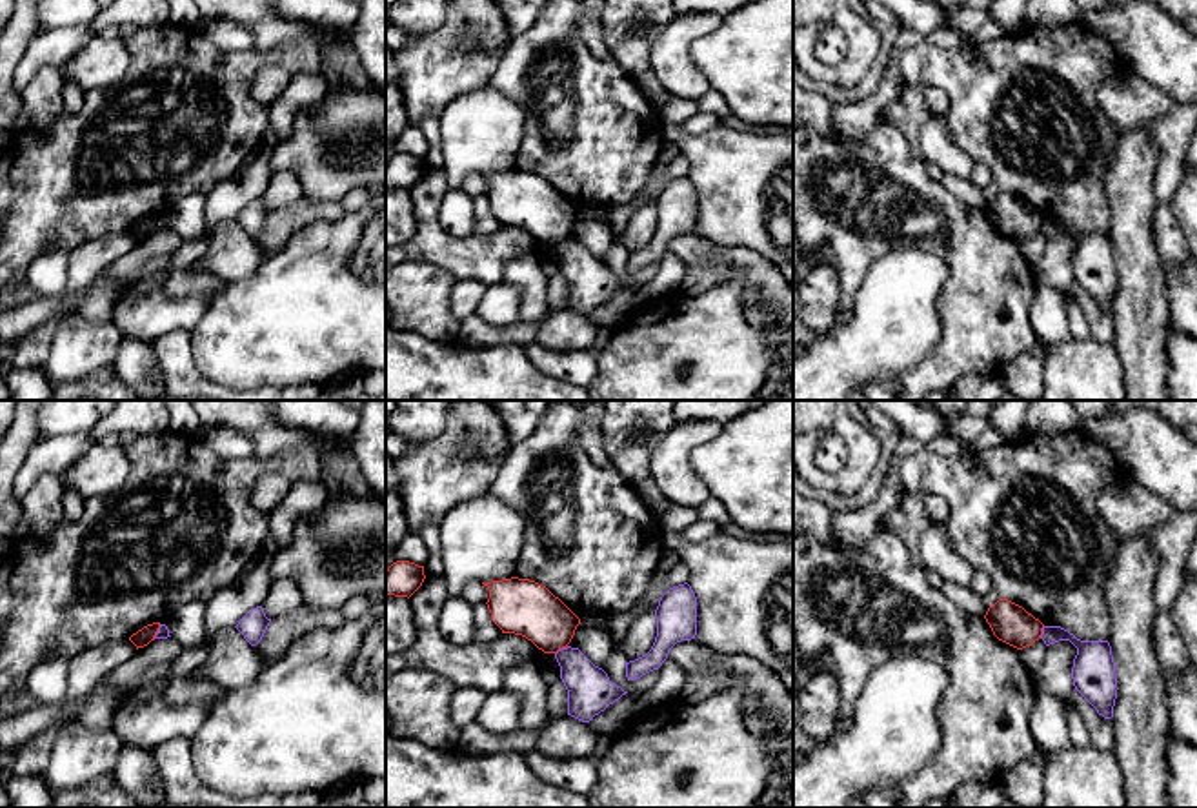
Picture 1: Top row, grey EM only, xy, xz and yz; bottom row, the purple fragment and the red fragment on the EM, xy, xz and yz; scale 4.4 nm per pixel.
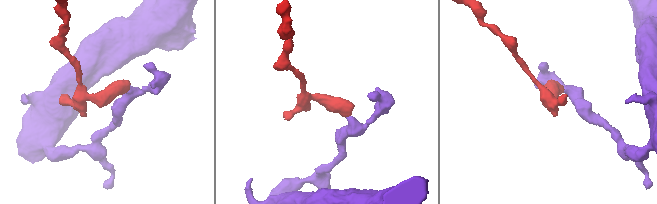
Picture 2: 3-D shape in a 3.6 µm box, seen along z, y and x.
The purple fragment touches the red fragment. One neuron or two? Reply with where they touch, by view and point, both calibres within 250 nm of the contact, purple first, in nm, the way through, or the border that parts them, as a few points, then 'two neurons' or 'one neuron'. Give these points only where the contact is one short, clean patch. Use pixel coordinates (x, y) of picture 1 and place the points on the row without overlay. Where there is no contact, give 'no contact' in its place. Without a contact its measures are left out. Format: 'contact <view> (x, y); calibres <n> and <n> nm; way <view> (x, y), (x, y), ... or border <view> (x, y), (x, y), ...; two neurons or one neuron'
contact xz (563, 241); calibres 200 and 240 nm; border xz (568, 239), (555, 246); two neurons

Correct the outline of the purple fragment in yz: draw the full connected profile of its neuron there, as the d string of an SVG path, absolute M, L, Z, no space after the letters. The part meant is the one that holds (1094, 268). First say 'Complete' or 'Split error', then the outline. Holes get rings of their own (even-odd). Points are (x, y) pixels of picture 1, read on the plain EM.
Complete. M1044 218L1041 231L1046 238L1070 233L1077 240L1071 260L1073 278L1099 308L1112 311L1119 280L1110 235L1081 233L1061 218Z

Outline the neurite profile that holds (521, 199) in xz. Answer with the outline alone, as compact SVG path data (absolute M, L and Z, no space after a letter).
M518 169L482 177L489 182L486 197L491 213L502 222L502 226L522 227L544 246L557 246L558 242L568 240L580 211L546 178Z

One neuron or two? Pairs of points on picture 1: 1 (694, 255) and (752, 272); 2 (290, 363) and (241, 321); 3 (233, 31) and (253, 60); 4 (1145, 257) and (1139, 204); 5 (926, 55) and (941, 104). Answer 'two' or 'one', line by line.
1: one
2: one
3: two
4: one
5: two

